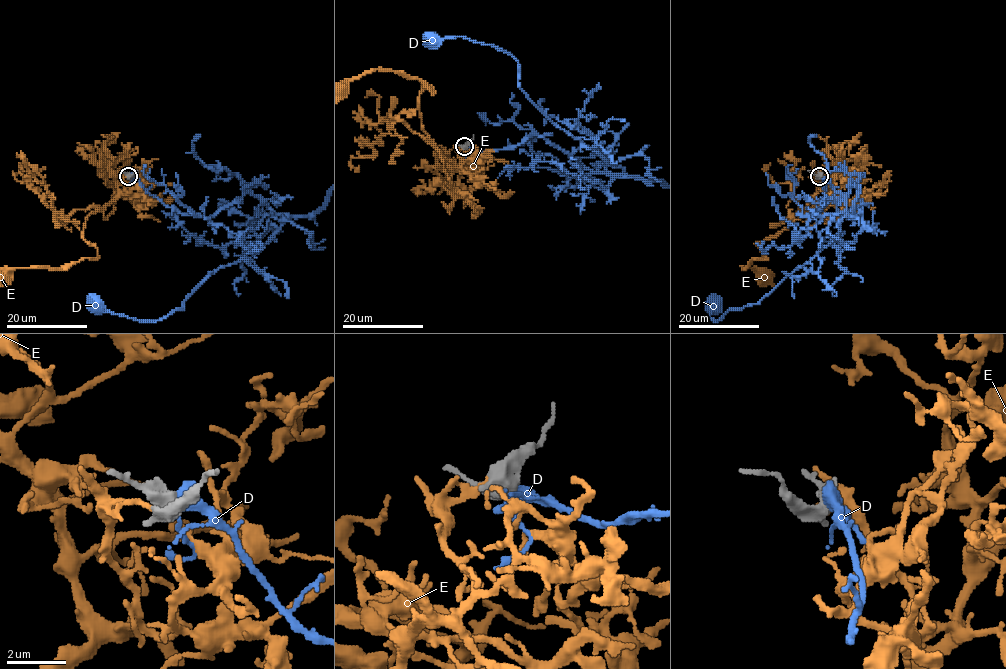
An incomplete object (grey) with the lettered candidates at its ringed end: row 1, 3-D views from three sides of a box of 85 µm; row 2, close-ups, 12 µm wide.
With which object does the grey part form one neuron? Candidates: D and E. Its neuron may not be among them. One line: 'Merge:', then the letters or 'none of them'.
Merge: E

